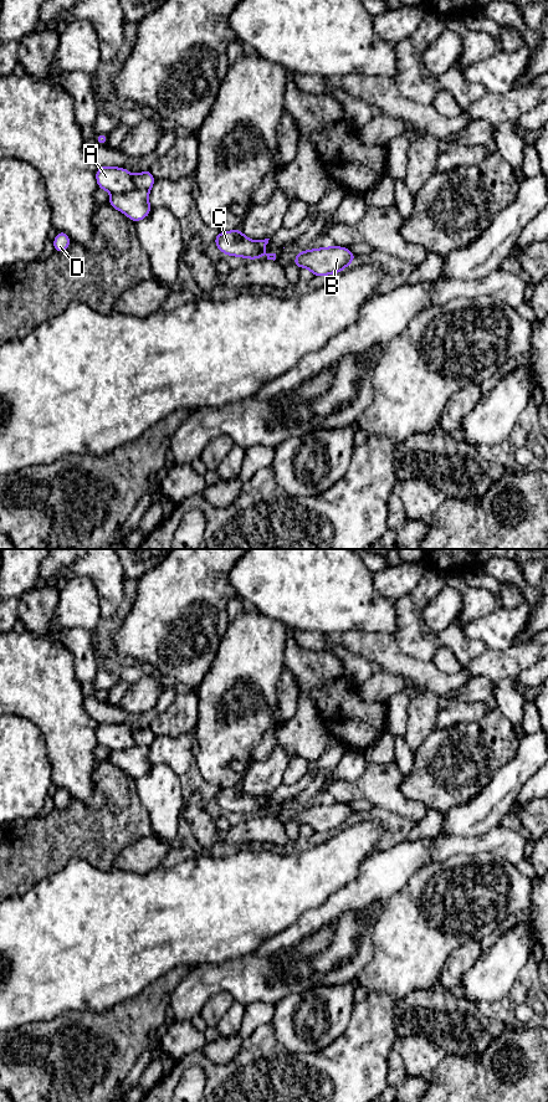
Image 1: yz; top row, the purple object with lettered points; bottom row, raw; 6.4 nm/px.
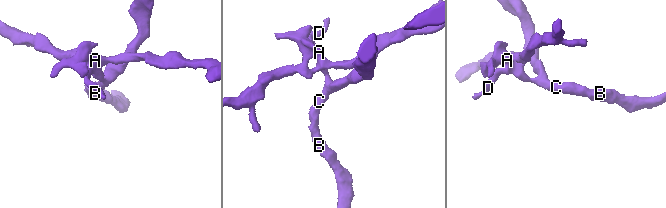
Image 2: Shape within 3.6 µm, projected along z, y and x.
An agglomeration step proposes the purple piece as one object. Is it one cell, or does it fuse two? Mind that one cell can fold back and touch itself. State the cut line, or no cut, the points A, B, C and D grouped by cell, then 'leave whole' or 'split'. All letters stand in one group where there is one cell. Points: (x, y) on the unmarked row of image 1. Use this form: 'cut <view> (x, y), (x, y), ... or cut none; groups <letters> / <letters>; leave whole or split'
cut yz (148, 747), (112, 749); groups A / B C D; split

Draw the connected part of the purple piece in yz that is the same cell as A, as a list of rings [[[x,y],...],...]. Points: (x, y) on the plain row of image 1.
[[[98,723],[96,737],[99,745],[116,750],[149,748],[155,738],[150,727],[132,732],[129,727],[117,723]]]

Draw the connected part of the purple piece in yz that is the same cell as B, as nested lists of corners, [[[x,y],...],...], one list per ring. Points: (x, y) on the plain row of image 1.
[[[319,804],[297,809],[293,821],[308,825],[314,832],[322,834],[331,830],[339,830],[348,824],[358,811],[347,804]]]

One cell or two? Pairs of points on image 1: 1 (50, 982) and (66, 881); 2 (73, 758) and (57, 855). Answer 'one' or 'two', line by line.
1: one
2: two

